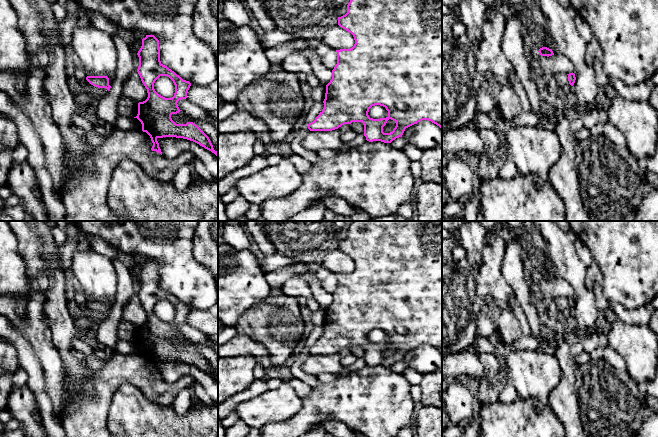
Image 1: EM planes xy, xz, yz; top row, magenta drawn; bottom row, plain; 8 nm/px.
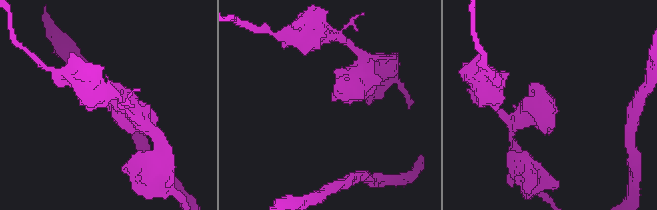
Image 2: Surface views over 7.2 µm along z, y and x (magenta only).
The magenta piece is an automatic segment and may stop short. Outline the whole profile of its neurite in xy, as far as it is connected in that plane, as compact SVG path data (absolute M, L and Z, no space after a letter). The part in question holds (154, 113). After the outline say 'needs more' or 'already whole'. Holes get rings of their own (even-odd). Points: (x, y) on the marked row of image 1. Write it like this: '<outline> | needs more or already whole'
M146 35L137 55L137 72L147 89L148 97L138 103L138 114L134 118L141 122L142 131L150 136L153 143L151 150L162 155L157 139L176 137L193 141L218 157L218 152L214 150L209 137L196 124L176 124L172 120L171 115L181 111L177 103L187 98L191 83L161 63L159 40L154 35ZM160 76L167 76L173 81L175 93L172 98L165 98L155 91L154 83Z | already whole

